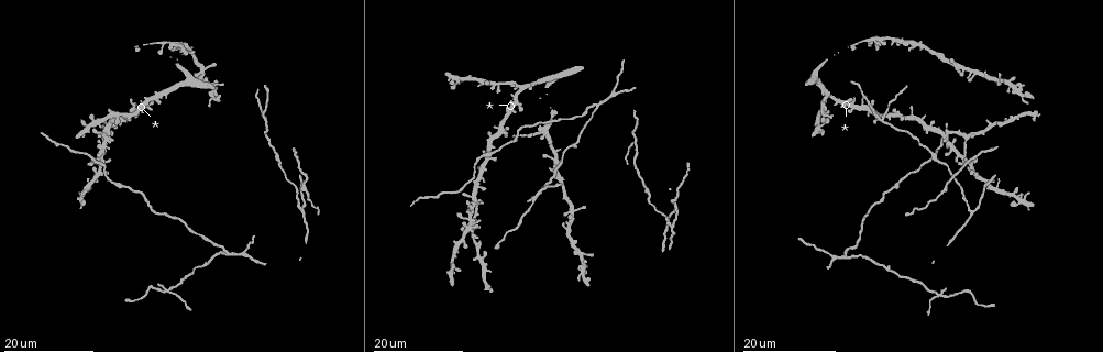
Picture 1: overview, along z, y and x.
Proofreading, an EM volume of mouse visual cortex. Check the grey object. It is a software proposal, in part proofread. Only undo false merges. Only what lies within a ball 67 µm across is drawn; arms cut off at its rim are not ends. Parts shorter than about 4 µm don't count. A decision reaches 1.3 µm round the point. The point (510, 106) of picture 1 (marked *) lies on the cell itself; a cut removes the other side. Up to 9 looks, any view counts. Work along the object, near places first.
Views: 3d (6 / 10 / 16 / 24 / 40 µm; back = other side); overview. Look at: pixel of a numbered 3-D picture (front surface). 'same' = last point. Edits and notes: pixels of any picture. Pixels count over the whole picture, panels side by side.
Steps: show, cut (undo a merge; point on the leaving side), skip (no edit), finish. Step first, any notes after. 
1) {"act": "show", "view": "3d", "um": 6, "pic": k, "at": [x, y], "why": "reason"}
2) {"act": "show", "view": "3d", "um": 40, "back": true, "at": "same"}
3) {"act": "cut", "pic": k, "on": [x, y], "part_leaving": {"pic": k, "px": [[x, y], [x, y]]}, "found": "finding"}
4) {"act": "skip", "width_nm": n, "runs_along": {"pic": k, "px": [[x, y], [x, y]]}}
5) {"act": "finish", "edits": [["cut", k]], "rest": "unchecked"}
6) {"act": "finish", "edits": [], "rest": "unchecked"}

{"act": "show", "view": "3d", "um": 24, "pic": 1, "at": [636, 140], "why": "two arms in line, one across"}

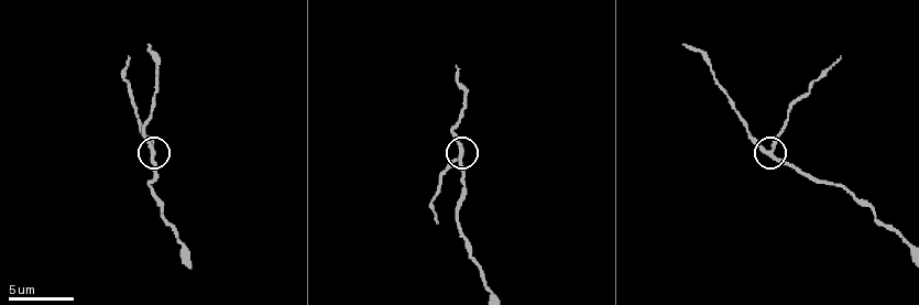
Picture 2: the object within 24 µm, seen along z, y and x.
{"act": "show", "view": "3d", "um": 6, "pic": 2, "at": [776, 158]}

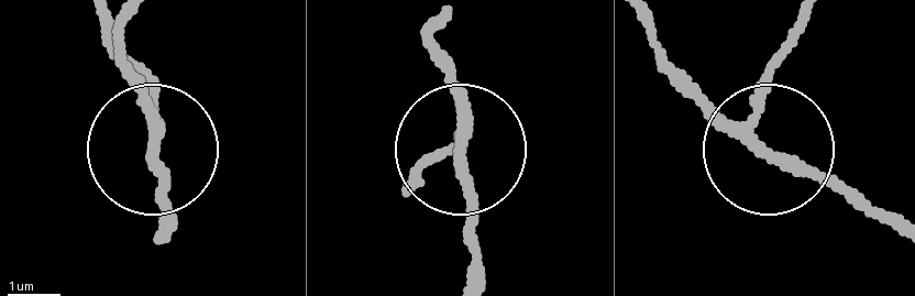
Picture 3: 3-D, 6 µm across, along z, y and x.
{"act": "show", "view": "3d", "um": 6, "back": true, "pic": 3, "at": [761, 148], "why": "from behind"}

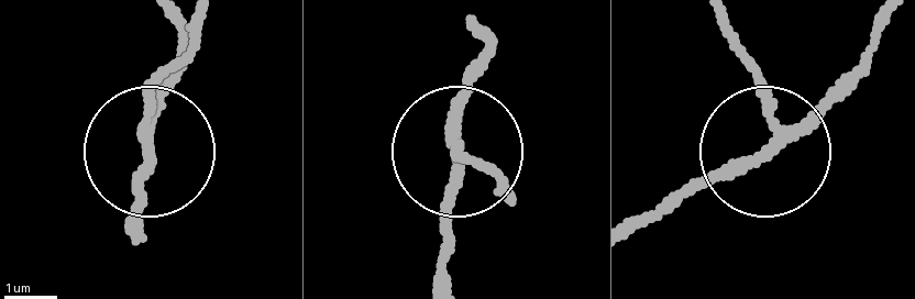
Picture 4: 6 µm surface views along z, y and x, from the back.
{"act": "skip", "width_nm": 200, "found": "one cell here"}

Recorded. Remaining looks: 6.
{"act": "show", "view": "3d", "um": 24, "pic": 1, "at": [538, 194]}

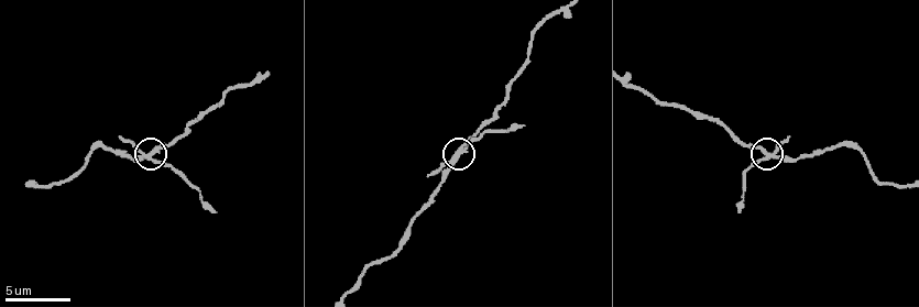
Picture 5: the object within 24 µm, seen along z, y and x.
{"act": "show", "view": "3d", "um": 10, "pic": 5, "at": [454, 153], "why": "closer look"}

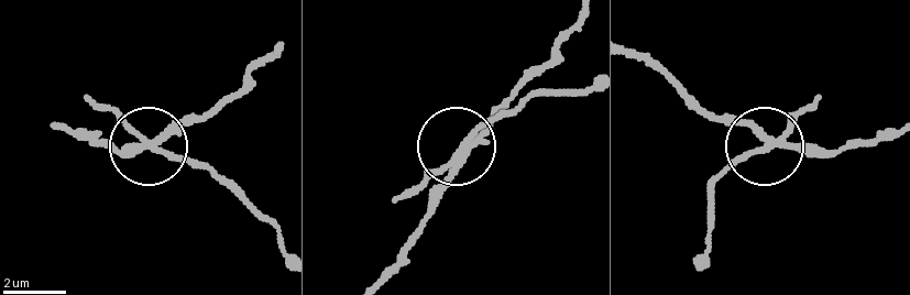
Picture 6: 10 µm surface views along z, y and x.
{"act": "cut", "pic": 6, "on": [181, 160], "width_nm": 200, "part_leaving": {"pic": 6, "px": [[151, 146], [214, 170], [280, 241]]}, "found": "a second cell is stuck on"}

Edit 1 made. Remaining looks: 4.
{"act": "show", "view": "3d", "um": 16, "pic": 1, "at": [847, 257], "why": "side arm on a straight run"}

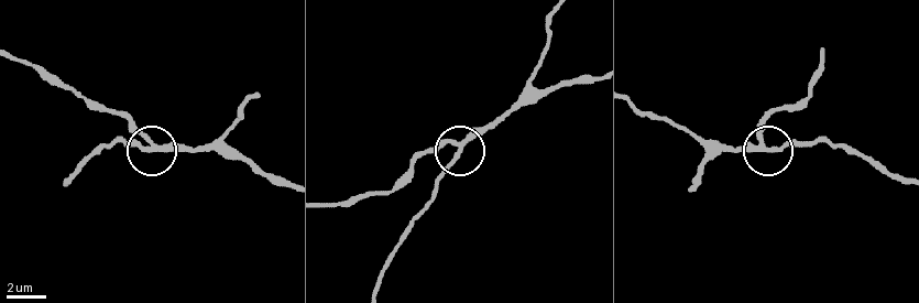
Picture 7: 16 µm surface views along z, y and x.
{"act": "show", "view": "3d", "um": 10, "pic": 7, "at": [767, 148], "why": "zoom in"}

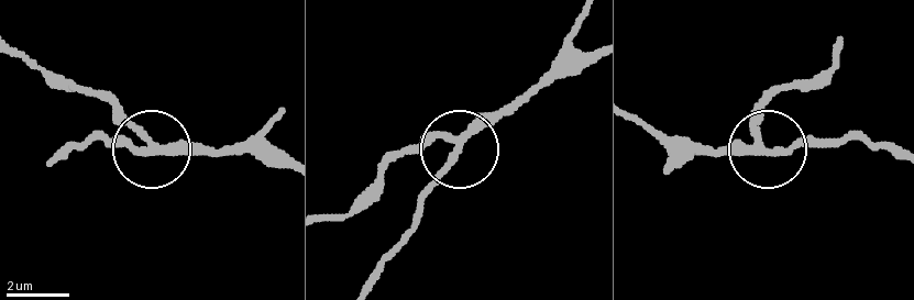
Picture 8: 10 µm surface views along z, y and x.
{"act": "skip", "width_nm": 200, "runs_along": {"pic": 8, "px": [[839, 39], [824, 69], [766, 103], [761, 148], [708, 148]]}, "found": "continuous, no second cell"}

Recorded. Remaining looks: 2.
{"act": "show", "view": "3d", "um": 24, "pic": 1, "at": [956, 63], "why": "three-way junction"}

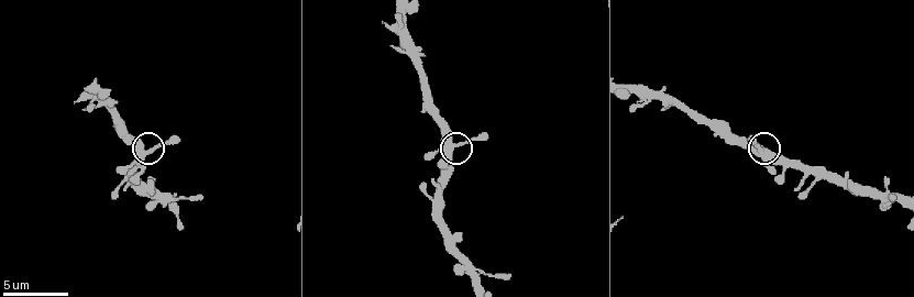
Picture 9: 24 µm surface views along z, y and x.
{"act": "show", "view": "3d", "um": 6, "pic": 9, "at": [148, 151]}

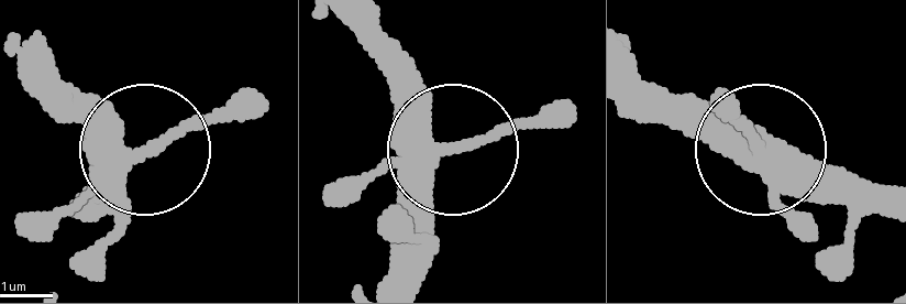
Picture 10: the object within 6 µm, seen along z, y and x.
{"act": "skip", "runs_along": {"pic": 10, "px": [[636, 66], [793, 166], [854, 180]]}, "found": "continuous, no second cell"}

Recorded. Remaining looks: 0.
{"act": "finish", "edits": [["cut", 6]], "rest": "unchecked"}

